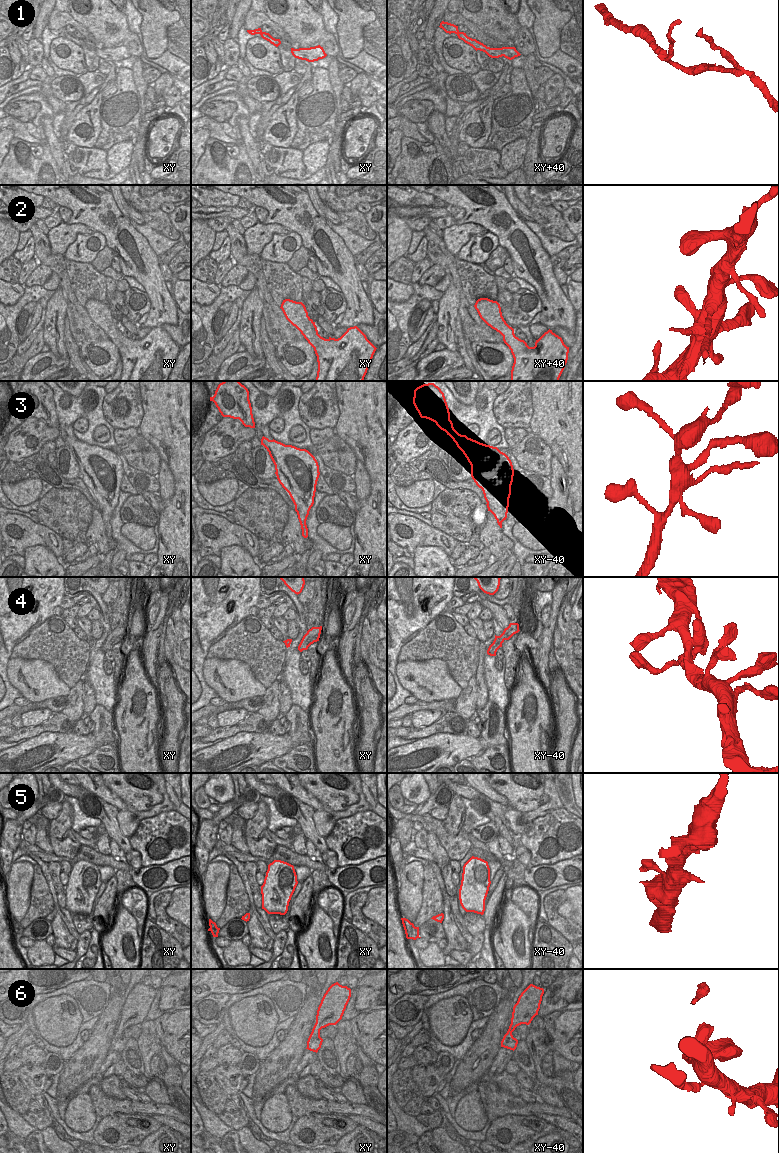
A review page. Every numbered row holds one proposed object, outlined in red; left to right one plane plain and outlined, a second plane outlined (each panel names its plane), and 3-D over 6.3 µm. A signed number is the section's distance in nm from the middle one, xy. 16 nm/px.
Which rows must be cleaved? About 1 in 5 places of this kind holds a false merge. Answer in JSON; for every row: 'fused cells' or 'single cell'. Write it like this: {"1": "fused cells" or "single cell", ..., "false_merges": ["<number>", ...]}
{"1": "single cell", "2": "single cell", "3": "single cell", "4": "single cell", "5": "single cell", "6": "fused cells", "false_merges": ["6"]}

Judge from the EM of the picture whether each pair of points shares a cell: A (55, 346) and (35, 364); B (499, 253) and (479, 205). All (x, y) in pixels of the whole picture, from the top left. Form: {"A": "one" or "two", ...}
{"A": "two", "B": "two"}

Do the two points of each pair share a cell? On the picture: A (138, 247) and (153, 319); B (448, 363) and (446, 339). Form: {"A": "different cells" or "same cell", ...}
{"A": "same cell", "B": "different cells"}

